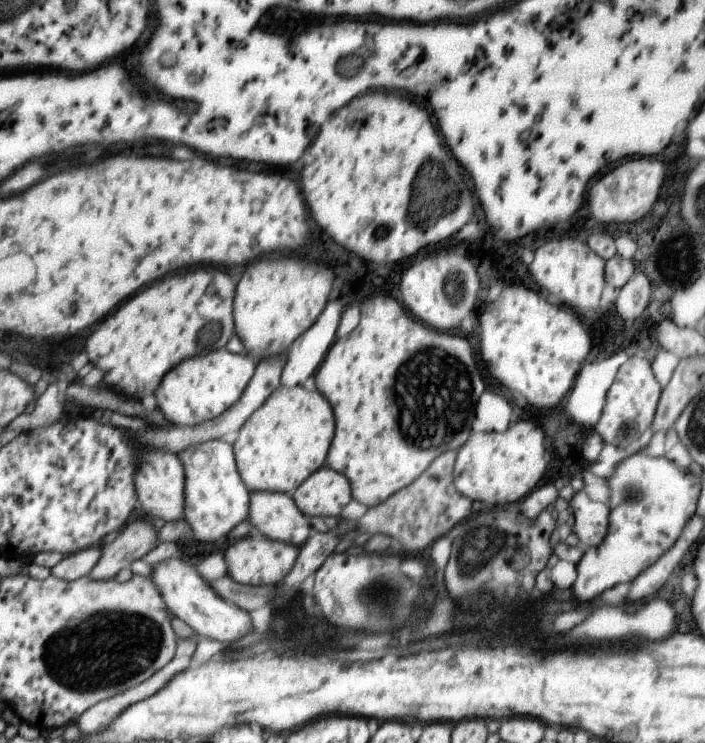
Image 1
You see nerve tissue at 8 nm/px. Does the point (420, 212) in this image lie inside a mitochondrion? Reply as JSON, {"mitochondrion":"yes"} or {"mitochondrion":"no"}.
{"mitochondrion":"yes"}

